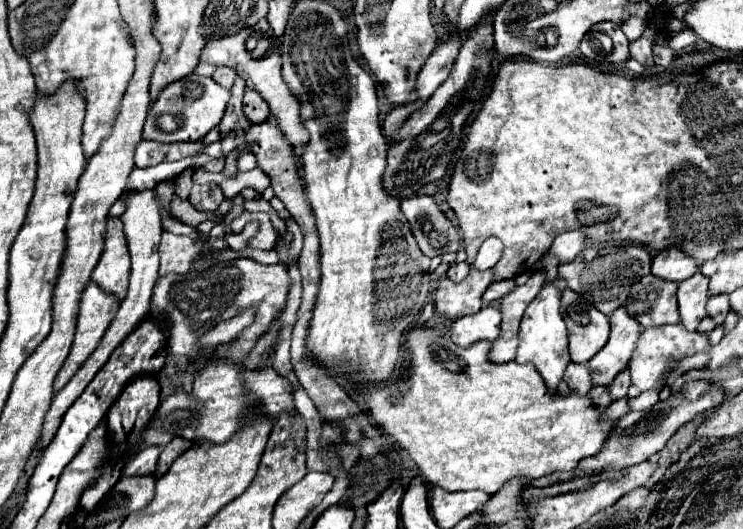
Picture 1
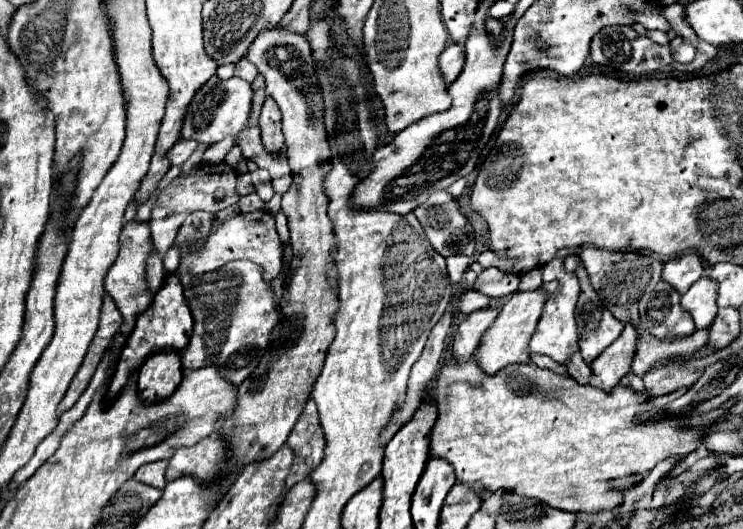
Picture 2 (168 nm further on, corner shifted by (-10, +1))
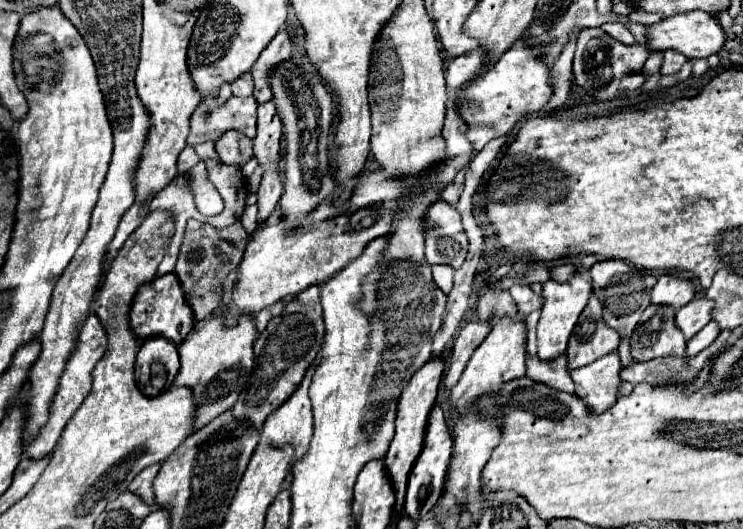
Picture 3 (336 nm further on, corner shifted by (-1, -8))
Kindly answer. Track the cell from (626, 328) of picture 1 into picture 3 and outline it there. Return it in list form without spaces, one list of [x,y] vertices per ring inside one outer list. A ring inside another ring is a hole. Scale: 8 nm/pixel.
[[[610,352],[592,364],[570,372],[576,384],[576,394],[588,404],[594,414],[600,414],[614,406],[620,386],[620,368],[622,366],[618,352]]]

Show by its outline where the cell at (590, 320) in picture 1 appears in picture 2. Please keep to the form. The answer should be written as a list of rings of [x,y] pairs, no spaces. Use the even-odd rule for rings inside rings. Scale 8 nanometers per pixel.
[[[579,265],[575,269],[575,273],[579,275],[579,283],[581,283],[581,297],[579,297],[579,303],[577,303],[577,311],[575,311],[575,317],[577,317],[577,329],[579,329],[579,349],[581,349],[581,355],[587,363],[591,363],[599,353],[603,353],[623,331],[623,323],[615,319],[607,309],[603,309],[603,303],[599,299],[599,295],[595,293],[595,289],[591,287],[591,281],[589,281],[589,275],[585,271],[583,265]]]

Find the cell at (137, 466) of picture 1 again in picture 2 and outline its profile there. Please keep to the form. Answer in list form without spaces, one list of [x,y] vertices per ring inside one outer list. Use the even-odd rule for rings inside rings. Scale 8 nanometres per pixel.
[[[155,461],[155,463],[147,463],[143,467],[137,469],[135,473],[135,479],[141,481],[141,483],[147,483],[151,487],[157,487],[157,489],[163,489],[167,485],[165,481],[165,469],[167,469],[167,461]]]

